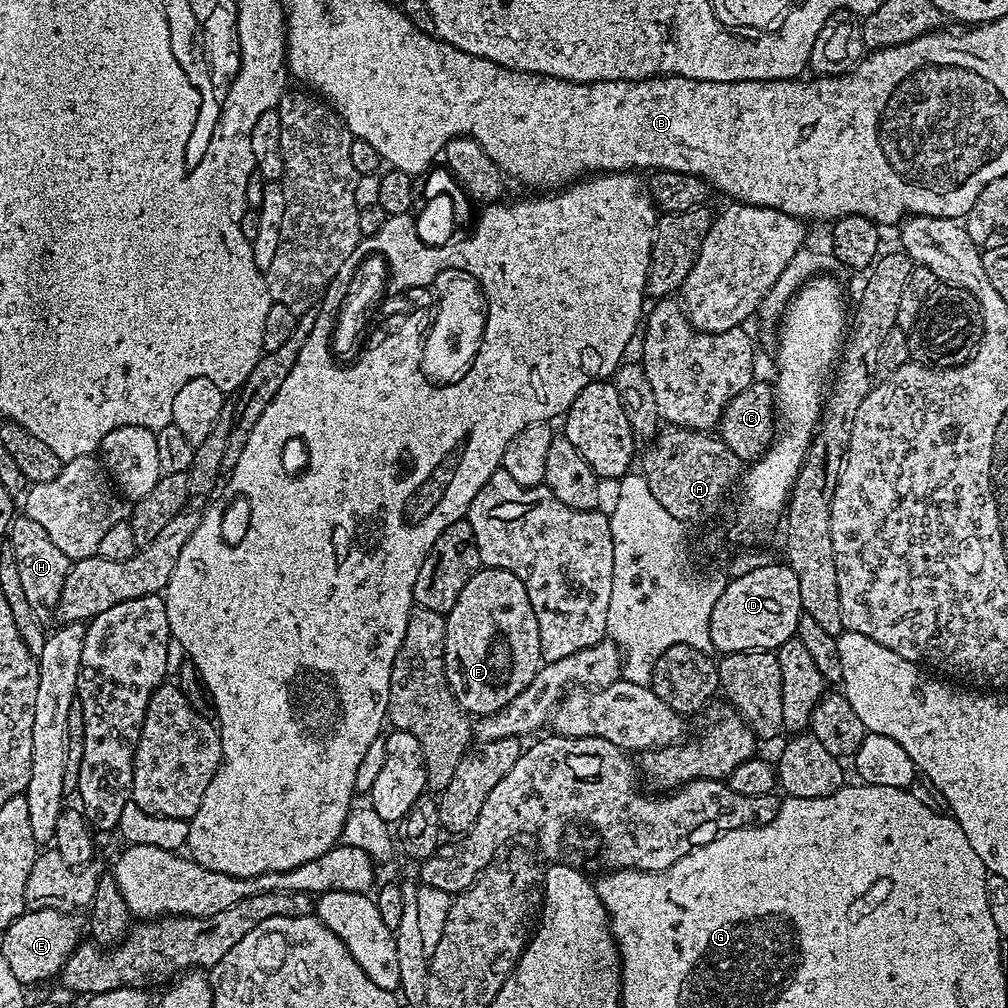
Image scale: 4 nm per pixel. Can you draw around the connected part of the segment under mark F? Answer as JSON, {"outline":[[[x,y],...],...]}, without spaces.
{"outline":[[[481,567],[480,571],[470,578],[470,582],[466,582],[466,586],[462,586],[462,594],[458,594],[458,602],[454,602],[452,609],[446,613],[444,621],[446,622],[444,669],[448,675],[448,684],[456,695],[456,701],[463,706],[465,712],[476,718],[492,716],[496,712],[502,711],[510,702],[514,702],[514,698],[518,698],[518,694],[522,694],[522,690],[526,690],[526,686],[530,686],[530,682],[534,682],[534,678],[542,667],[540,639],[538,638],[538,618],[534,618],[534,610],[530,606],[530,594],[526,594],[526,586],[522,586],[520,579],[514,574],[510,574],[510,570]]]}

